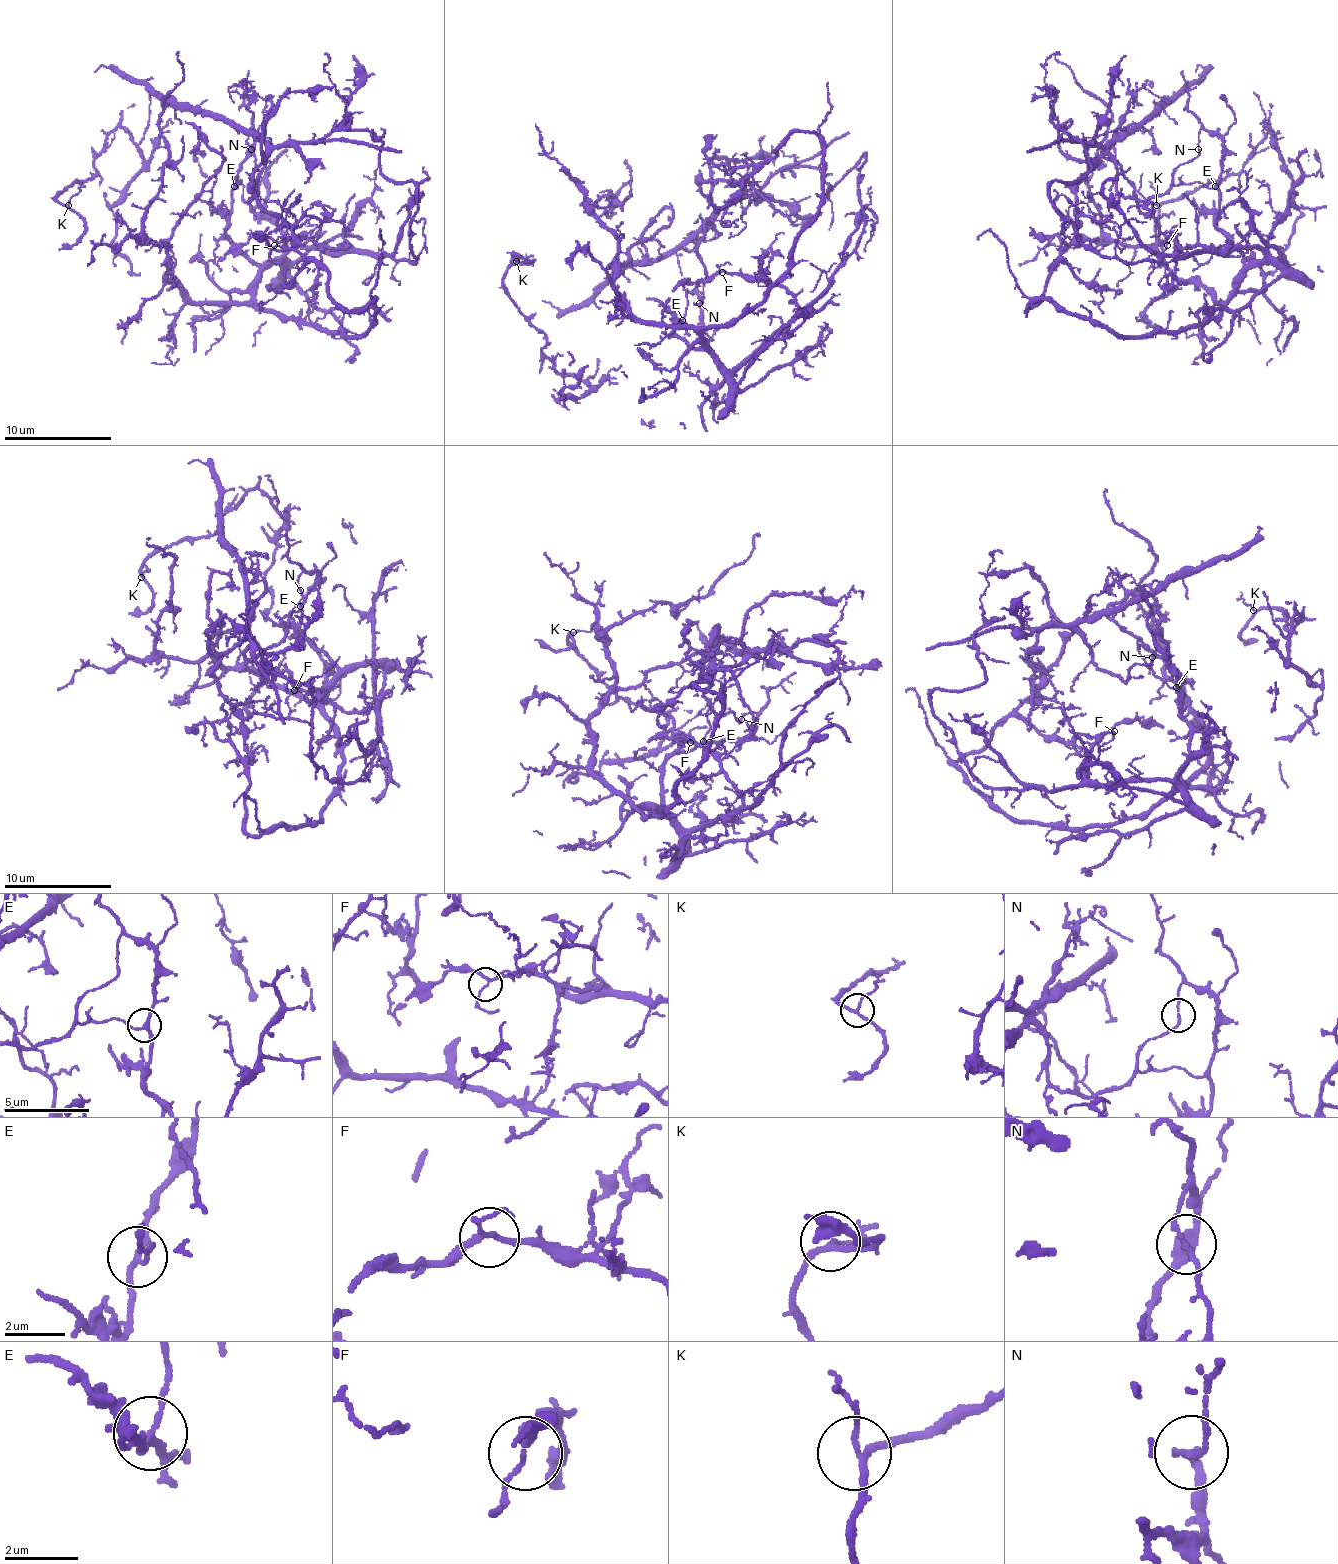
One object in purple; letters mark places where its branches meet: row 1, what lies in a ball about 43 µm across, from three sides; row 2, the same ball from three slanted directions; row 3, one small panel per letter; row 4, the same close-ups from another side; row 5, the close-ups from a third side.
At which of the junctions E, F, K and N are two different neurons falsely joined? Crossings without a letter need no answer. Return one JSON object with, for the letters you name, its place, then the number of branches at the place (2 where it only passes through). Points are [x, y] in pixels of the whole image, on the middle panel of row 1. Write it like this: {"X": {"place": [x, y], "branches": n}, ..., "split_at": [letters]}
{"N": {"place": [699, 303], "branches": 2}, "split_at": ["N"]}

